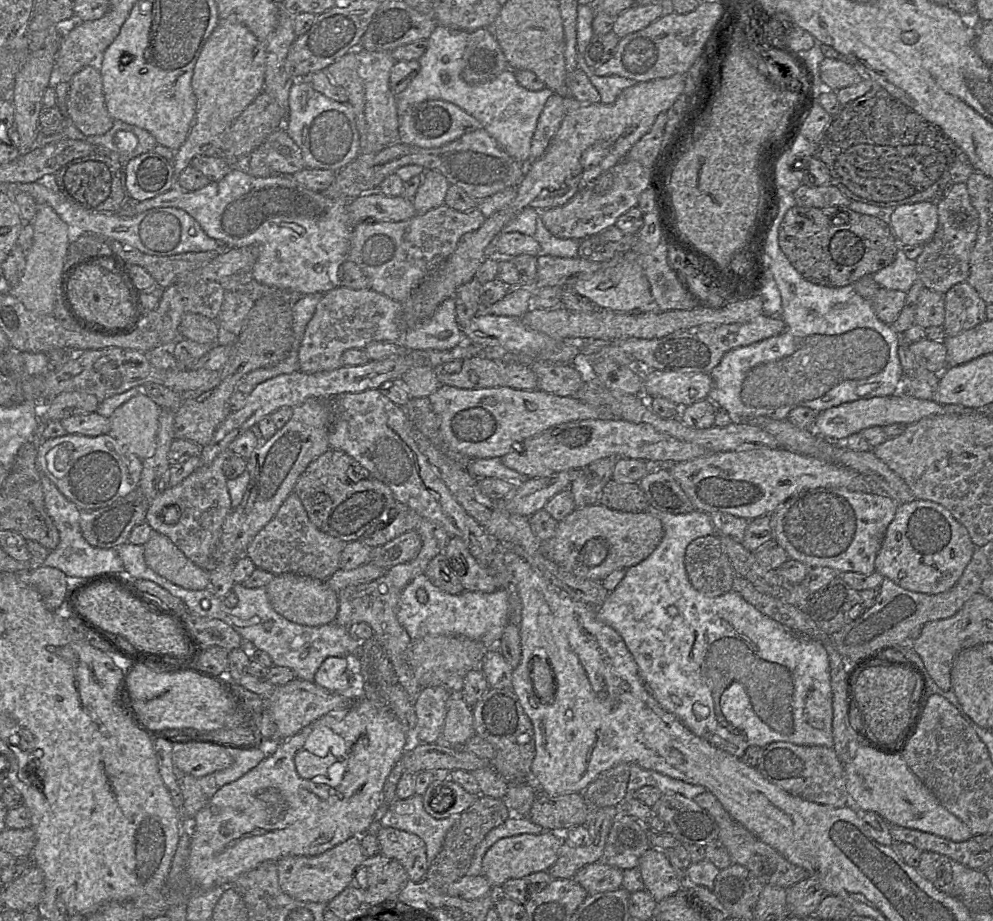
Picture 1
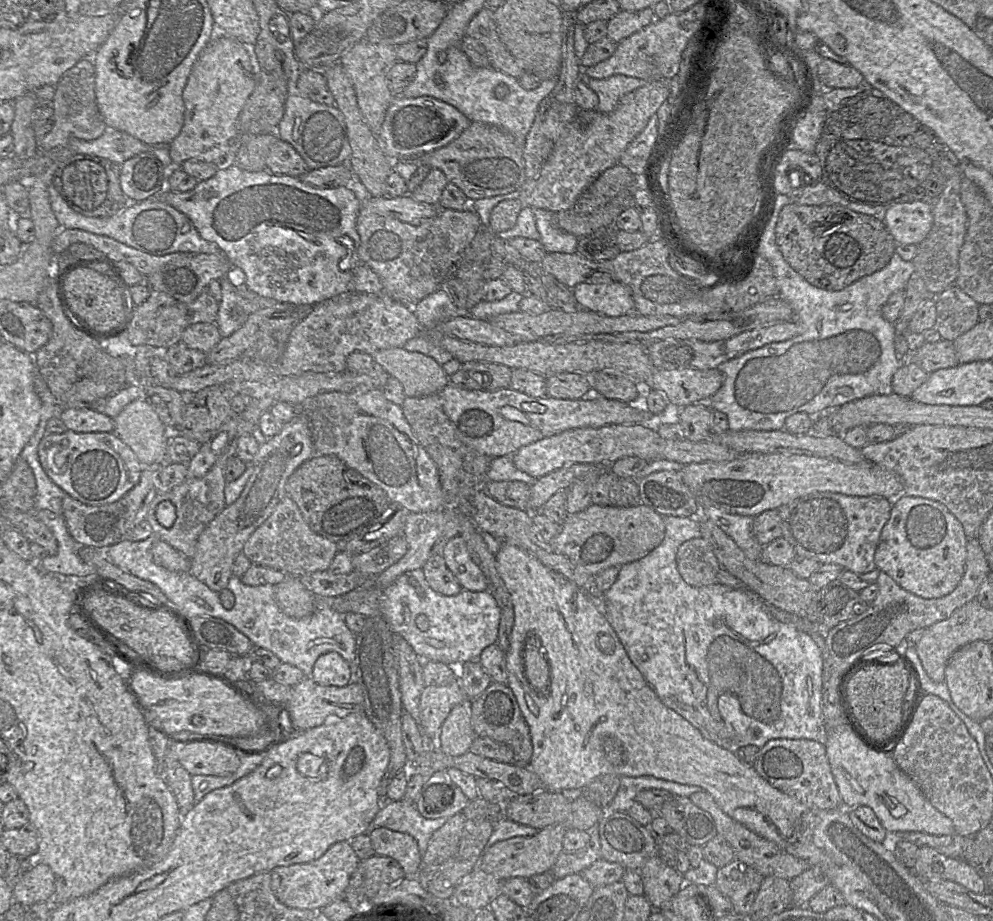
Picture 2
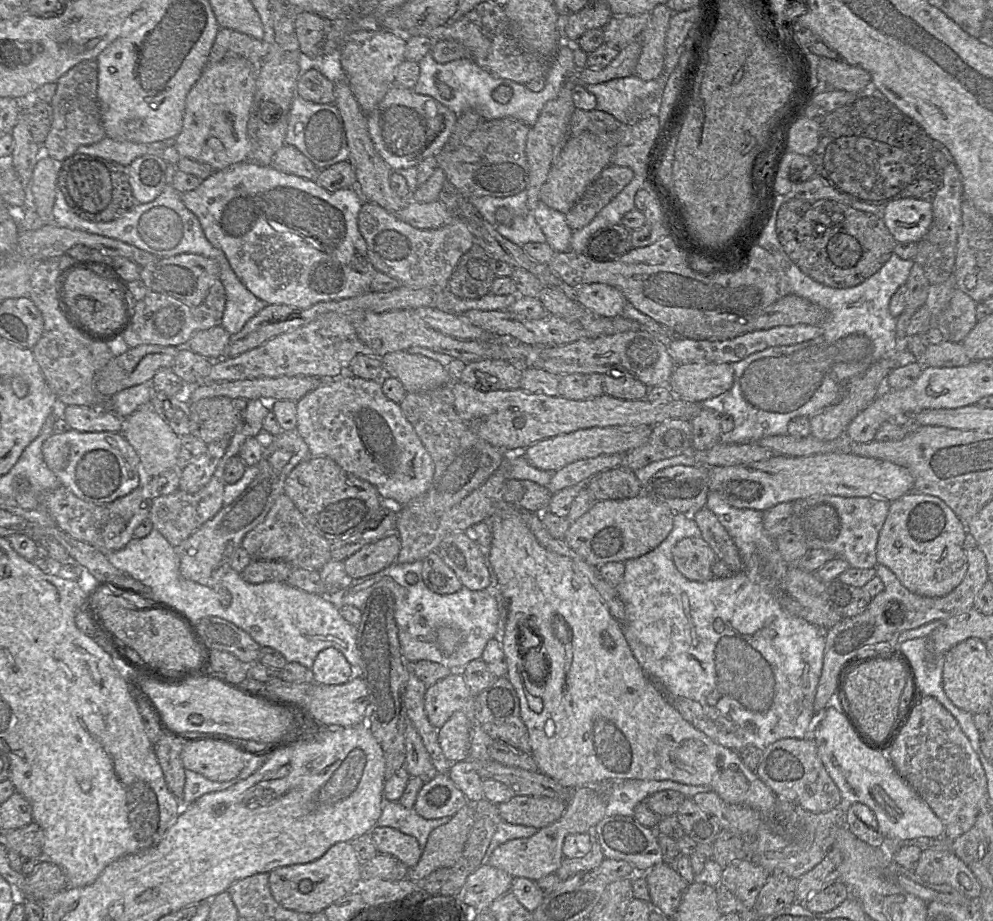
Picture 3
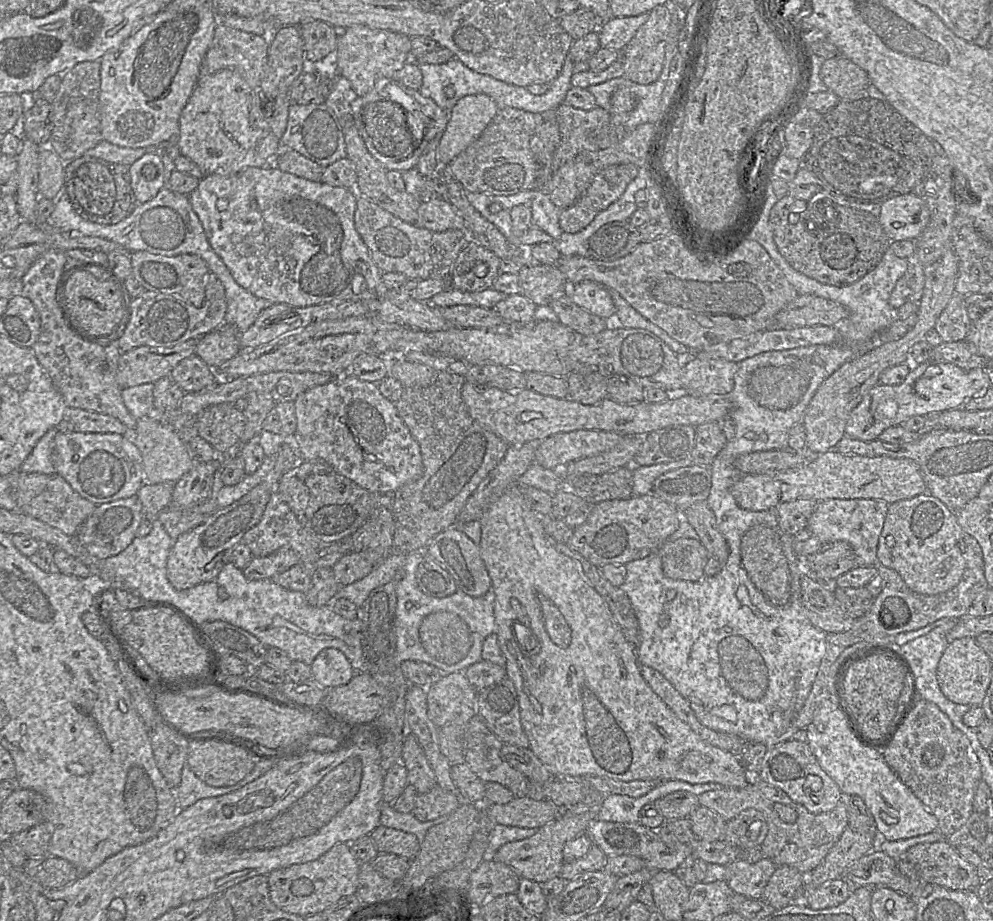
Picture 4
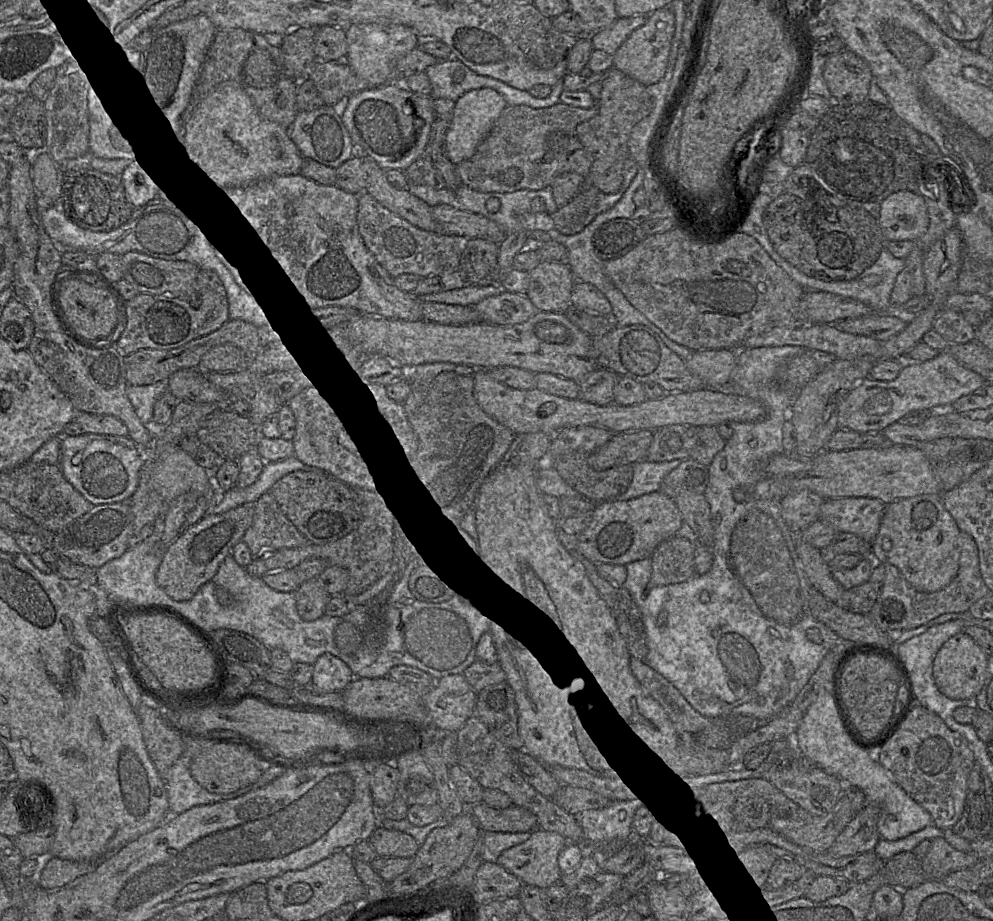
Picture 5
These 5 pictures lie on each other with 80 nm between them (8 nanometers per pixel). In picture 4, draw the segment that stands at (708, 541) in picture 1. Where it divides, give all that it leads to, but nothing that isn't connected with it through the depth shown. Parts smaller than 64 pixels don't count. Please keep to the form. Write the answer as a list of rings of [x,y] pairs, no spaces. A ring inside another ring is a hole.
[[[679,538],[666,541],[657,552],[666,577],[686,581],[698,581],[705,577],[704,566],[709,553],[699,540]]]

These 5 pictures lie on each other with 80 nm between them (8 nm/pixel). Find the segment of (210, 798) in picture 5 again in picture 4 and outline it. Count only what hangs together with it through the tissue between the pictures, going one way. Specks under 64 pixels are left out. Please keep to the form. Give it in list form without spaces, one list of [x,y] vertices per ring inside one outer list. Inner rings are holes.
[[[184,765],[181,772],[181,781],[174,789],[178,809],[185,809],[198,800],[218,797],[238,790],[238,784],[226,787],[212,787],[201,781],[189,768]]]

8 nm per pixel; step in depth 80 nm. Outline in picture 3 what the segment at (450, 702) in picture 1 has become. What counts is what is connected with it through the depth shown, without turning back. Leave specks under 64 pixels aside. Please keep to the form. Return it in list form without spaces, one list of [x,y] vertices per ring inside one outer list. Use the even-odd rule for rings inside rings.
[[[455,711],[438,729],[438,742],[444,757],[450,763],[469,759],[469,742],[472,718],[462,711]]]

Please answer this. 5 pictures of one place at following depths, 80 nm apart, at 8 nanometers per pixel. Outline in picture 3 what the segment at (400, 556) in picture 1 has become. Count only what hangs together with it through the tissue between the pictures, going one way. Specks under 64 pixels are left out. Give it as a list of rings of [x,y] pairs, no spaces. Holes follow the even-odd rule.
[[[396,534],[365,545],[344,560],[347,575],[355,580],[377,573],[396,562],[401,542]]]

